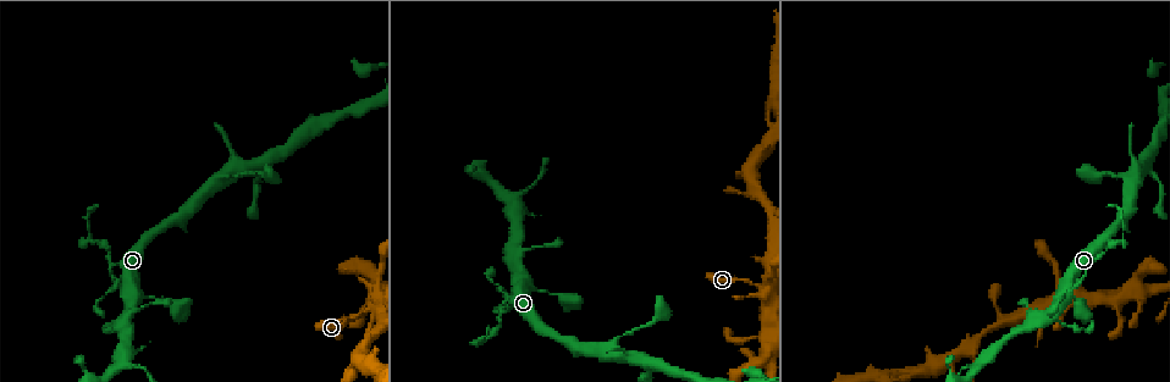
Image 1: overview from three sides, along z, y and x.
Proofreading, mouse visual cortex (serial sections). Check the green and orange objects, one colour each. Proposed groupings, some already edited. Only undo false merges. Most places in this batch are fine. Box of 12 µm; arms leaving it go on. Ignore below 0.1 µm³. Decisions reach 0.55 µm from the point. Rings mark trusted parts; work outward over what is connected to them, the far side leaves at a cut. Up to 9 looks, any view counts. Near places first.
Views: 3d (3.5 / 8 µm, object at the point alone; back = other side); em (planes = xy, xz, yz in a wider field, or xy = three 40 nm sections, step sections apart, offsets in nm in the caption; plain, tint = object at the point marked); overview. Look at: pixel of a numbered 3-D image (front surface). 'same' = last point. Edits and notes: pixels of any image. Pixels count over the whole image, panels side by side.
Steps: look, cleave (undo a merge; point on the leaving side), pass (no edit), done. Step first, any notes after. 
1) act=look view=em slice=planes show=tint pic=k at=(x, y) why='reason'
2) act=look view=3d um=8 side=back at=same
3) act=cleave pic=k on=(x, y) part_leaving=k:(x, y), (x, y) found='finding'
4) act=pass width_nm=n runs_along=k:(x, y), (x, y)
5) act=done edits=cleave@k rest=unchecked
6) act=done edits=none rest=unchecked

act=look view=3d um=8 pic=1 at=(217, 177) why='branch point'

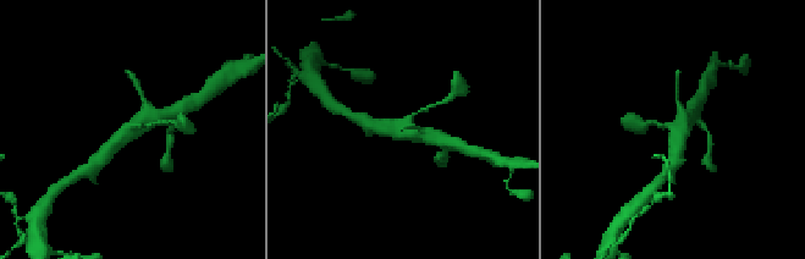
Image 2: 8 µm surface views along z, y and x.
act=look view=em slice=xy step=5 show=tint pic=2 at=(405, 129) arms=3 arm_widths_nm=150,400,450 why='shape alone is not enough'

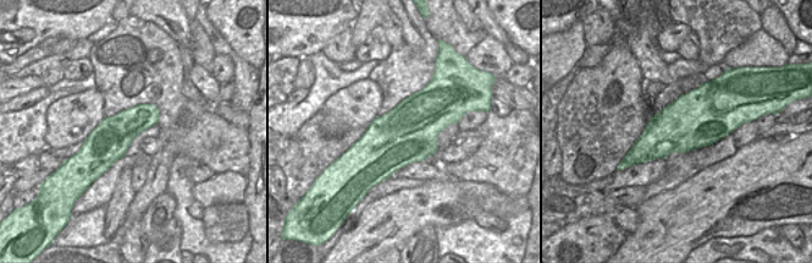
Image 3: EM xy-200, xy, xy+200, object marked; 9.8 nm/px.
act=pass runs_along=2:(103, 155), (141, 121), (159, 115) found='one cell here'

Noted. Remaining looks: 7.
act=look view=3d um=8 pic=1 at=(512, 202) why='calibre changes'

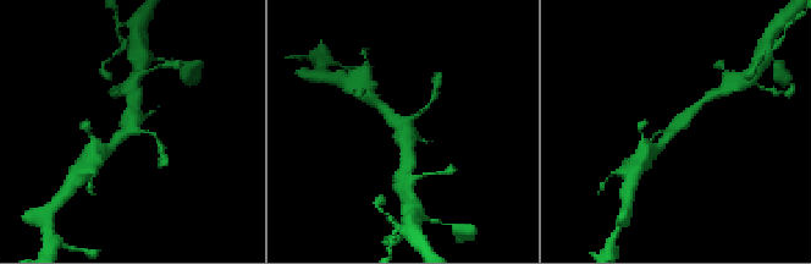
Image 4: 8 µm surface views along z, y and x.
act=look view=em slice=planes show=tint pic=4 at=(131, 128) why='need the tissue'

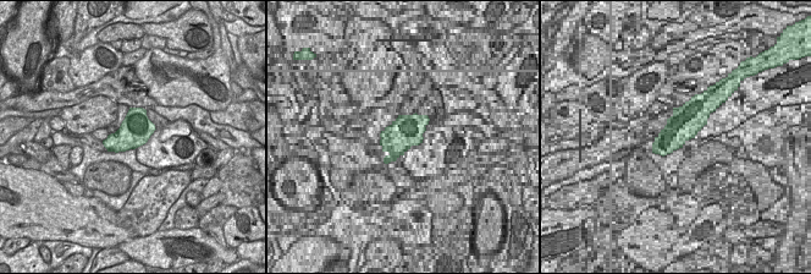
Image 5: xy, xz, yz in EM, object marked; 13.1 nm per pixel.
act=pass runs_along=4:(701, 104), (688, 114), (656, 149) found='continuous, no second cell'

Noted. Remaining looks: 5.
act=look view=3d um=8 pic=1 at=(367, 311) why='calibre changes'

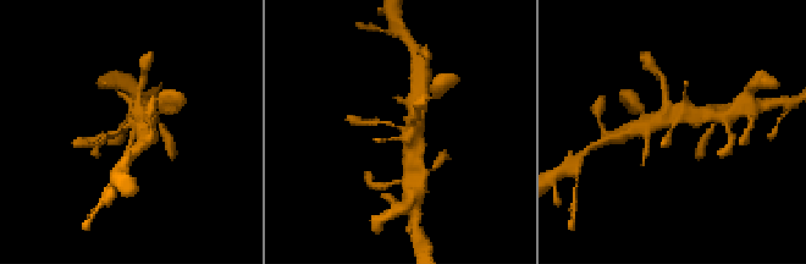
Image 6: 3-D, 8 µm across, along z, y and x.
act=look view=em slice=xy step=5 show=tint pic=6 at=(402, 126)

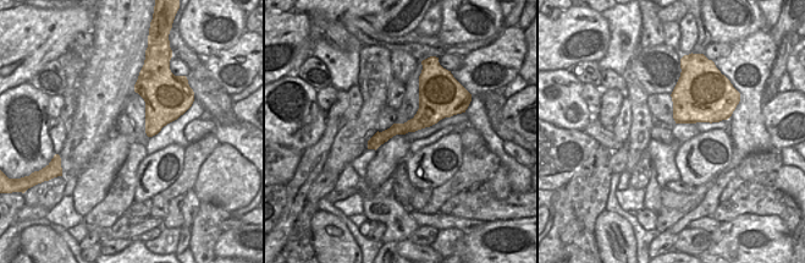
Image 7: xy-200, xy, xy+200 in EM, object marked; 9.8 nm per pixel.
act=pass runs_along=7:(450, 109), (433, 109), (370, 146) found='all the same cell'

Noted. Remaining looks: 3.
act=look view=3d um=3.5 pic=1 at=(752, 189) why='three-way junction'

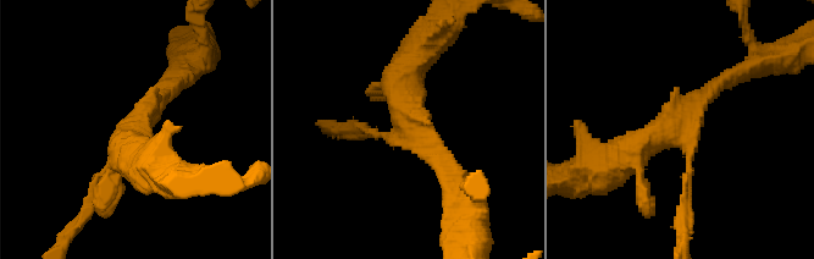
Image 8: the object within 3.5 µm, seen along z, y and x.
act=look view=em slice=planes show=tint pic=8 at=(410, 123) arms=3 arm_widths_nm=100,250,400 why='need the tissue'

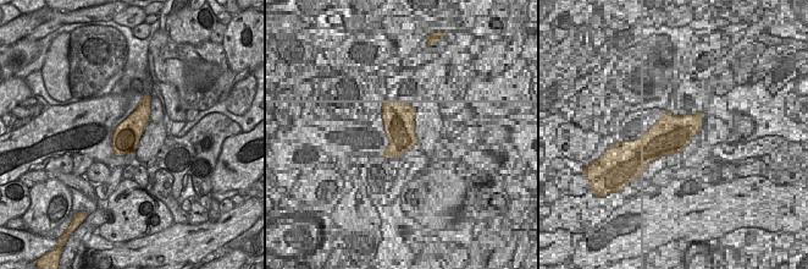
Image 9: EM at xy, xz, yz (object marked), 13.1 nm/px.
act=pass runs_along=8:(727, 77), (612, 167) found='one cell here'

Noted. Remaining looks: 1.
act=done edits=none rest=unchecked

